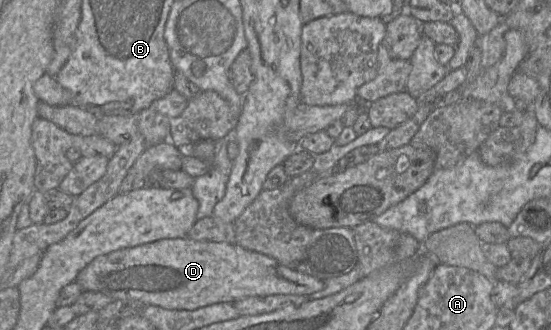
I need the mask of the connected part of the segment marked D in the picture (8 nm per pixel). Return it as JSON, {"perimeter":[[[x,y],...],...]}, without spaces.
{"perimeter":[[[187,237],[163,239],[98,256],[79,272],[75,282],[80,284],[84,291],[101,292],[113,300],[141,301],[146,307],[159,306],[168,310],[196,310],[220,302],[233,304],[251,296],[309,296],[325,287],[325,280],[288,268],[262,253],[237,244],[198,241]]]}

